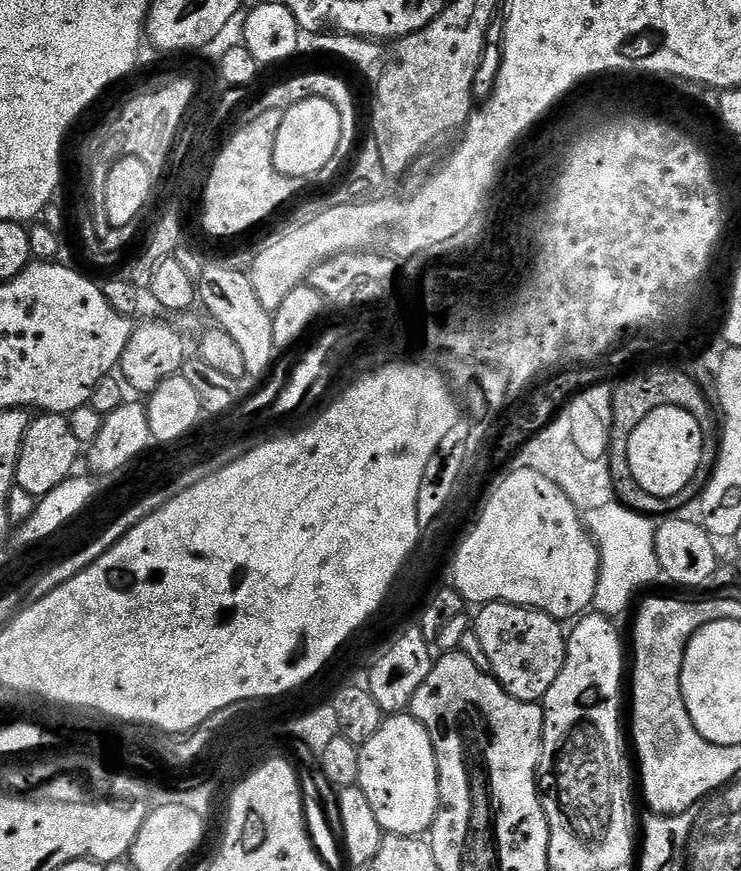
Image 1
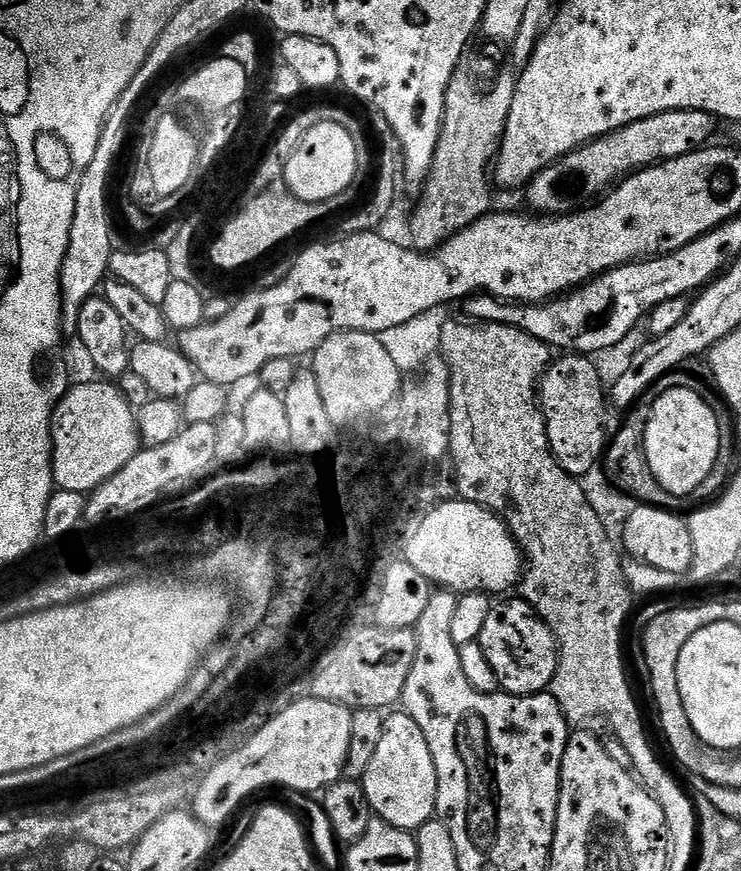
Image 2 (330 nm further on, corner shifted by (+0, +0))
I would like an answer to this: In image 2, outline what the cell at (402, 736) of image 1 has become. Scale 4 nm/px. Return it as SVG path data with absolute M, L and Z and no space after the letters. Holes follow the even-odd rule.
M396 711L384 717L382 738L374 750L374 759L366 766L362 783L373 813L379 819L415 833L436 815L438 774L434 774L434 758L430 758L430 747L421 727L407 712Z

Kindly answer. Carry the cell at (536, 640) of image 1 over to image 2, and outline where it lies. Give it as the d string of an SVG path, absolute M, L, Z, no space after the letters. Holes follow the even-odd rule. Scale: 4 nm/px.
M523 598L508 600L505 604L497 603L490 610L490 618L486 618L486 626L482 626L482 634L478 643L482 646L482 654L486 654L486 662L490 662L494 674L498 674L501 689L510 696L532 696L535 692L543 692L549 687L560 663L560 653L556 647L556 636L548 625L537 616L532 607Z

